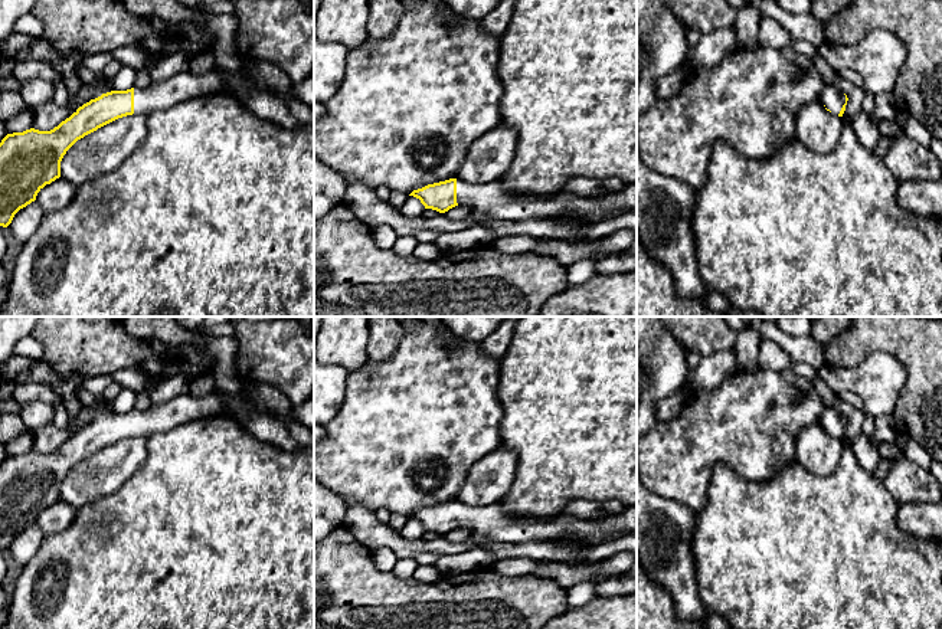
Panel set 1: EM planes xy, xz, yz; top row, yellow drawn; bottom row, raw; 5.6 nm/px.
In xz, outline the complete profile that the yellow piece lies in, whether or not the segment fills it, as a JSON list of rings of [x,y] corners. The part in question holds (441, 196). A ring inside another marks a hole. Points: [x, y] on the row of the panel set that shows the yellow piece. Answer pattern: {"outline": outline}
{"outline": [[[449,178],[413,190],[409,196],[419,199],[425,209],[439,213],[459,204],[468,206],[472,217],[493,220],[552,219],[573,214],[596,223],[627,212],[637,212],[637,184],[604,197],[579,197],[566,191],[524,196],[507,190],[500,180],[475,186]]]}

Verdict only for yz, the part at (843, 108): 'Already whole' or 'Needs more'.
Needs more

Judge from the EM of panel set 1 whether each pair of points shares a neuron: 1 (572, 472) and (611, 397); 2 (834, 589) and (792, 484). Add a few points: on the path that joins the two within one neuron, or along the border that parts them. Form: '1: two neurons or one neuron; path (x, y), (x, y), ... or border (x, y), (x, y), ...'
1: one neuron; path (572, 454), (572, 442), (592, 416)
2: one neuron; path (811, 563), (798, 550), (798, 510)

